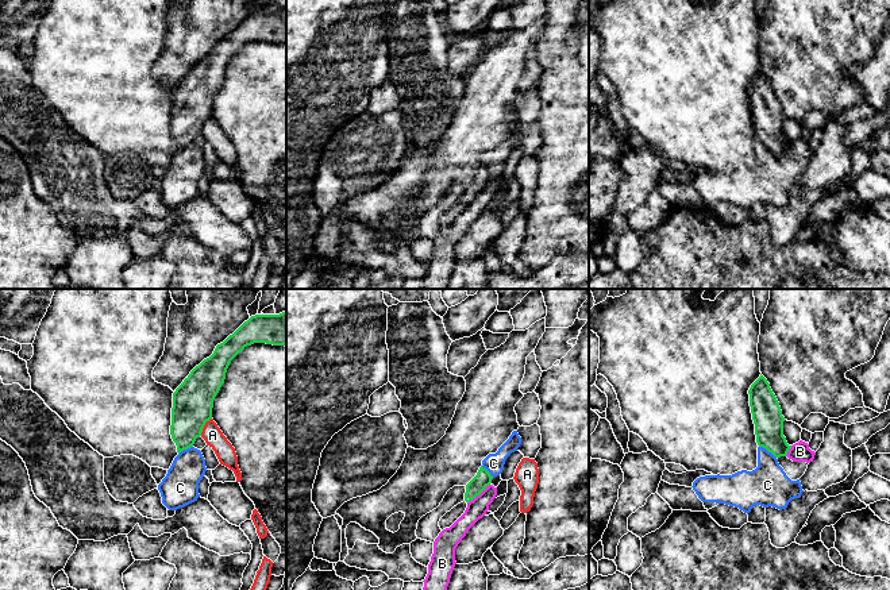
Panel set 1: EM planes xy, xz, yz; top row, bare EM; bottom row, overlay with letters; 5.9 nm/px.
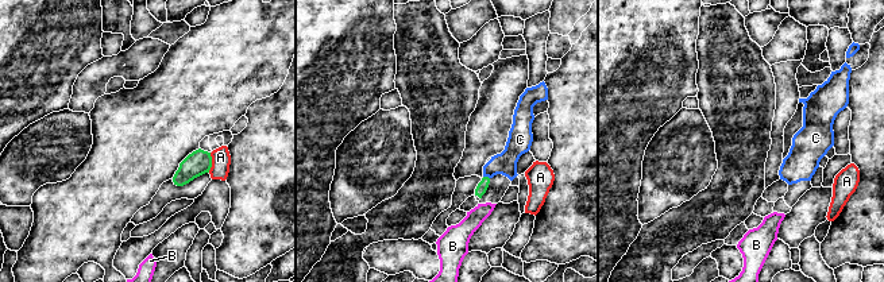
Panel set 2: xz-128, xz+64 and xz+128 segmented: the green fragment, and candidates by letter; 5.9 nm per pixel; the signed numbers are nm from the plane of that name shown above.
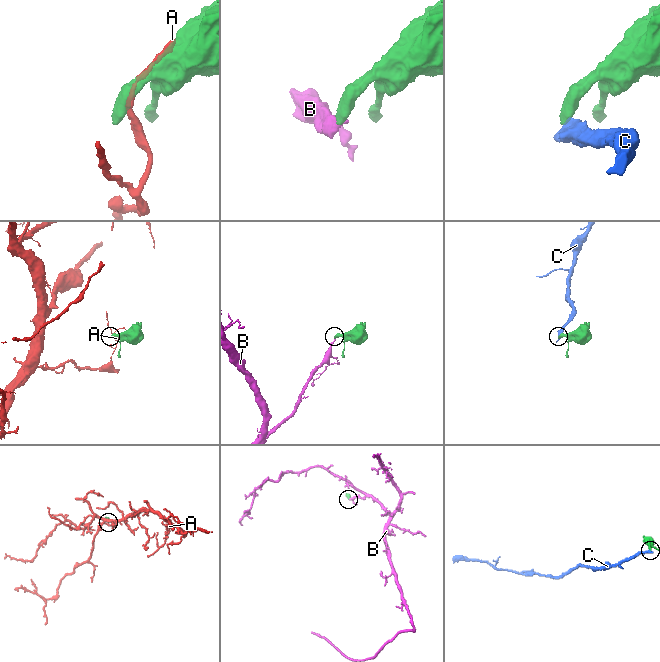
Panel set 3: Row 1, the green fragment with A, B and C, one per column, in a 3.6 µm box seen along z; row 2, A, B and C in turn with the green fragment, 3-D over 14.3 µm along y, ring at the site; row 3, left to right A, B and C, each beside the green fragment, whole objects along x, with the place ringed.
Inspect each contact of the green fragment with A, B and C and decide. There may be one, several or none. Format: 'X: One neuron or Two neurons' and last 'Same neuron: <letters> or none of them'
A: Two neurons
B: Two neurons
C: Two neurons
Same neuron: none of them

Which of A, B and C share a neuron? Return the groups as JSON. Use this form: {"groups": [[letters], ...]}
{"groups": [["A"], ["B", "C"]]}

